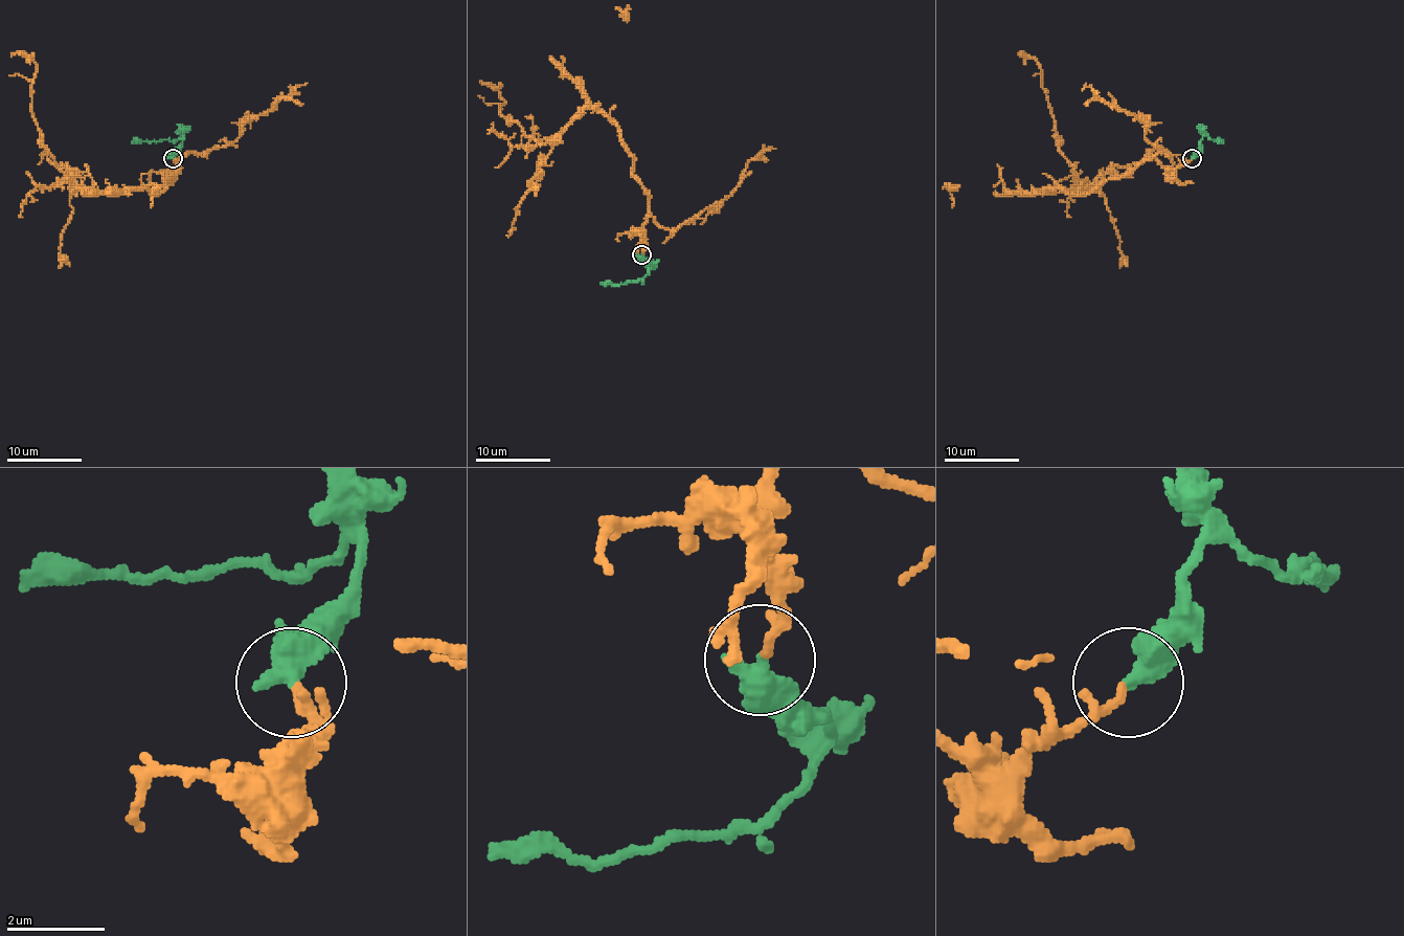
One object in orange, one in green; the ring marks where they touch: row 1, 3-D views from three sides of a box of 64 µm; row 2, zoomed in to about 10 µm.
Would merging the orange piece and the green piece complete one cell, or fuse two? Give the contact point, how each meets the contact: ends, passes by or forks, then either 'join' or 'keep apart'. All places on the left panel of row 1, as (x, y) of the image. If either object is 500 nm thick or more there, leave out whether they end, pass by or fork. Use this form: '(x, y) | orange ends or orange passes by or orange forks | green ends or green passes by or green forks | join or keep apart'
(173, 158) | join

